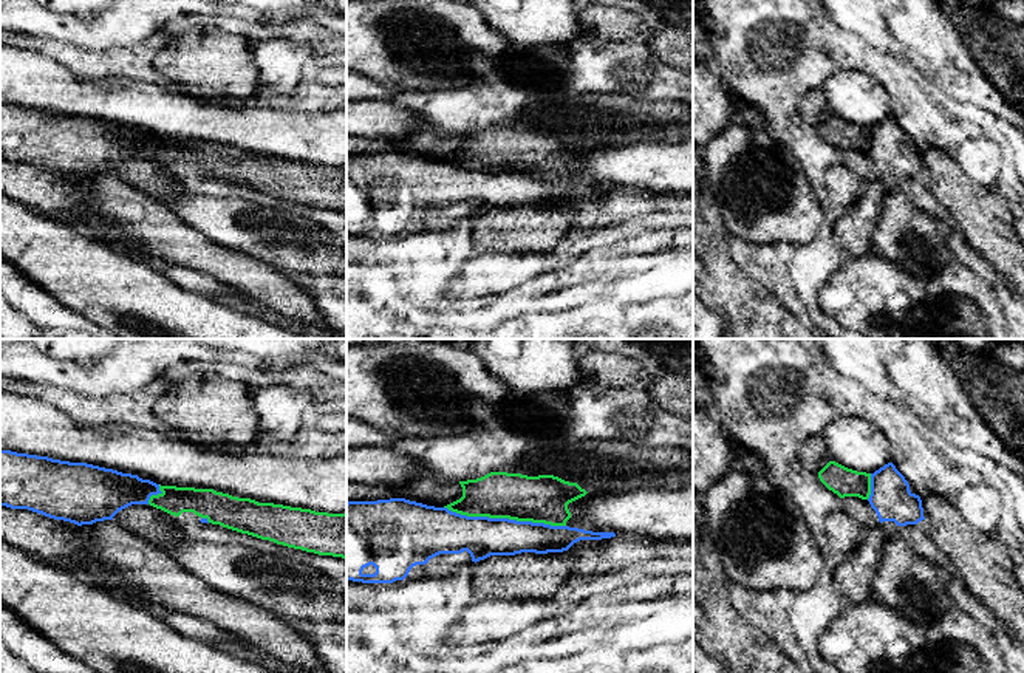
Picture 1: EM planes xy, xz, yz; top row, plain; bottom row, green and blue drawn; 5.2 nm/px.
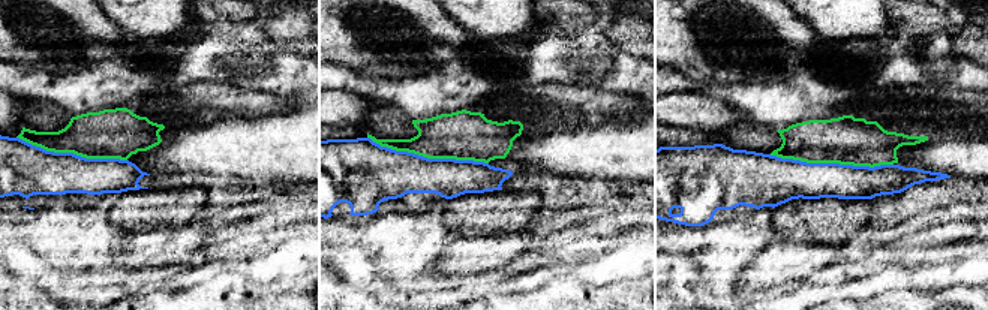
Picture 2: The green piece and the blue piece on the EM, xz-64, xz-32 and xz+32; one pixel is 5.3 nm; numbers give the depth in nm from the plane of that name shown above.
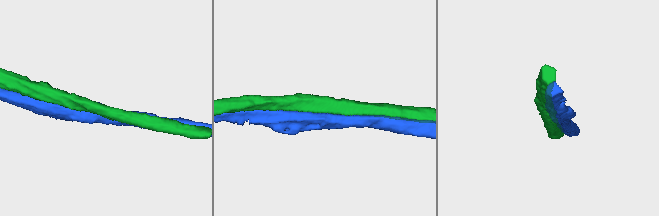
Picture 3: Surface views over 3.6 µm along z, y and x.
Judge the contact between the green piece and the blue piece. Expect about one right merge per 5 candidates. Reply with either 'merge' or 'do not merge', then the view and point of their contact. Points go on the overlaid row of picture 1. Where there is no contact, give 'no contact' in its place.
do not merge | xz (505, 517)

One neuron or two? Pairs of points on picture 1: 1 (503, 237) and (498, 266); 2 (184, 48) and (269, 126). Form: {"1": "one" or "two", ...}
{"1": "two", "2": "two"}

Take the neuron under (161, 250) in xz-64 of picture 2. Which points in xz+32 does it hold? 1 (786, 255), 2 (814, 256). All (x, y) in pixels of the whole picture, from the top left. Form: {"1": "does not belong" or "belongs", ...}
{"1": "belongs", "2": "belongs"}

